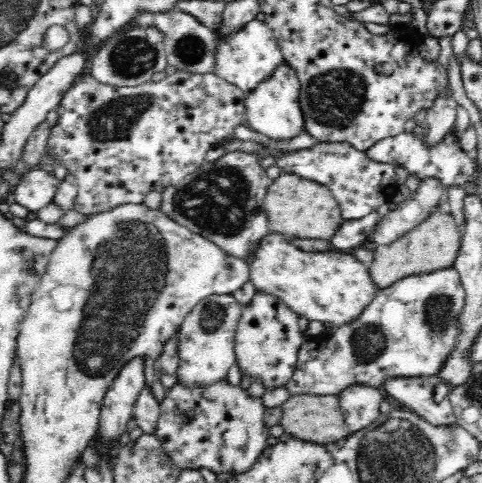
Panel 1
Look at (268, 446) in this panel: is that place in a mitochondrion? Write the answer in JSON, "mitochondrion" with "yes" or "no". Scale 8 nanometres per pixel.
{"mitochondrion":"no"}

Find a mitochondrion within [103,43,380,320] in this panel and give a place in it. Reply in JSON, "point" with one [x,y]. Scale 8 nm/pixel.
{"point":[218,200]}

